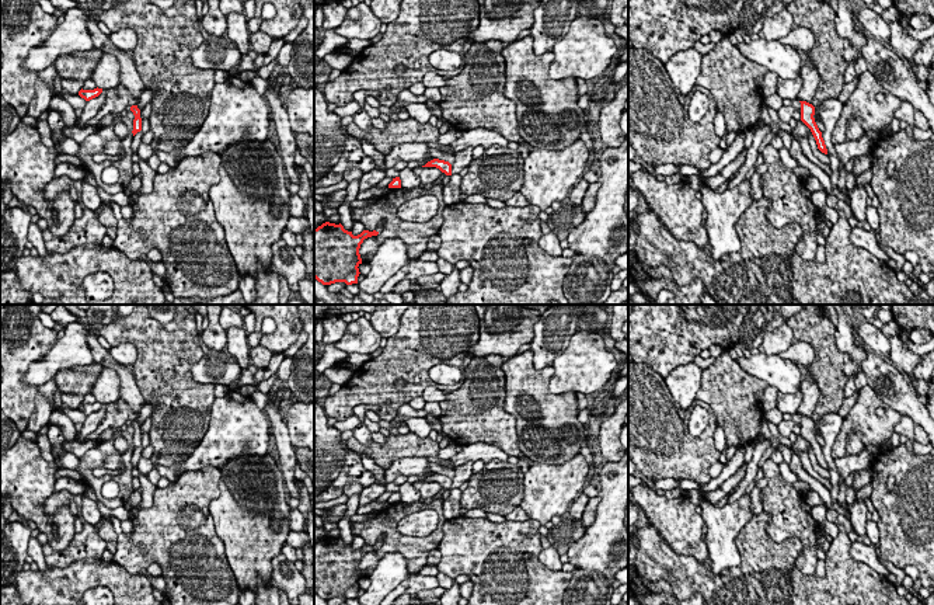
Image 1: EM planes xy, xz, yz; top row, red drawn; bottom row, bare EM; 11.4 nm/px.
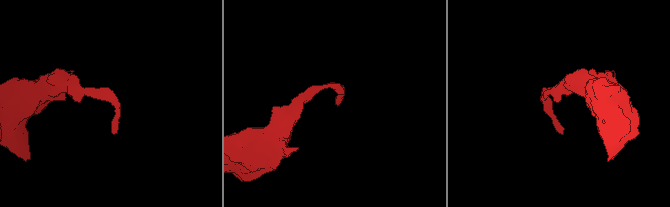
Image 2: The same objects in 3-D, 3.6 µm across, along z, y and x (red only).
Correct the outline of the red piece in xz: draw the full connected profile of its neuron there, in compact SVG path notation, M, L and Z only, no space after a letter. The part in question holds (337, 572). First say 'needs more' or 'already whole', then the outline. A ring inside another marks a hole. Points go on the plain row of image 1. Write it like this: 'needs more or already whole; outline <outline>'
already whole; outline M325 536L314 543L314 592L323 599L345 597L358 598L360 559L365 553L377 550L379 546L363 545L353 550L344 540Z

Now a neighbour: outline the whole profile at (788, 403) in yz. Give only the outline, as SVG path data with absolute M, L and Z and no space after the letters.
M798 390L797 393L781 393L777 394L777 410L783 414L797 414L798 407L802 401L802 393Z

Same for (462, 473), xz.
M467 462L454 469L454 477L452 479L452 488L459 488L464 481L468 481L473 476L473 463Z

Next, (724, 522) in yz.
M750 493L724 507L703 500L701 517L707 525L705 543L708 547L710 567L721 576L725 569L740 564L740 554L735 545L739 531L753 517L750 511Z

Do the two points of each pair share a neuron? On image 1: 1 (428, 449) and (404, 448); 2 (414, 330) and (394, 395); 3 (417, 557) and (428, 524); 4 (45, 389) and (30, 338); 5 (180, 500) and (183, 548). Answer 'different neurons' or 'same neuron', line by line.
1: same neuron
2: same neuron
3: different neurons
4: same neuron
5: same neuron

